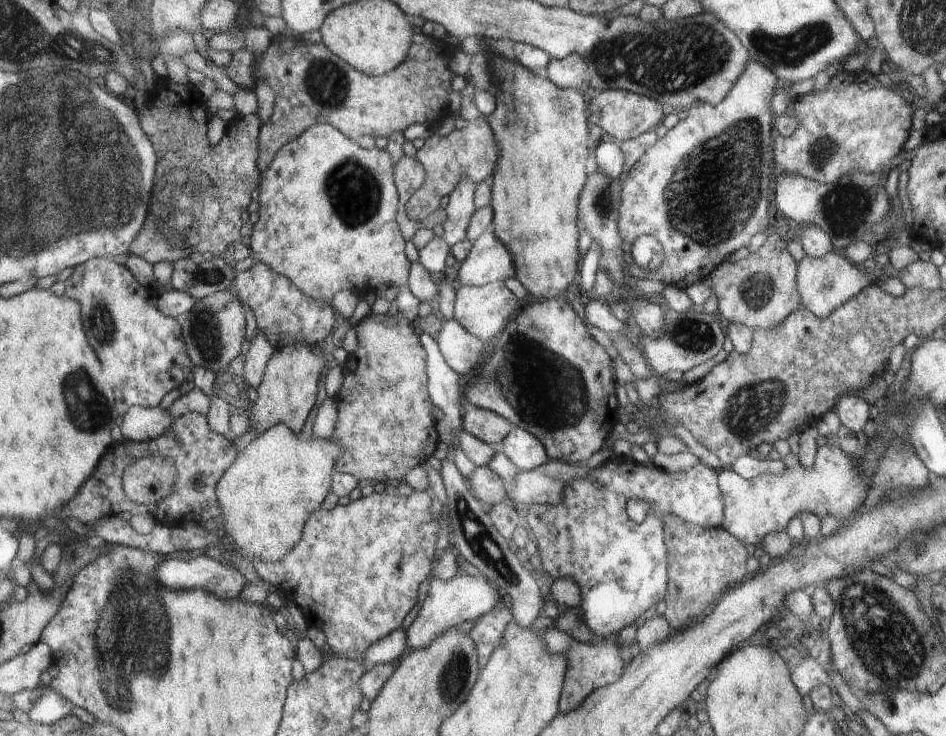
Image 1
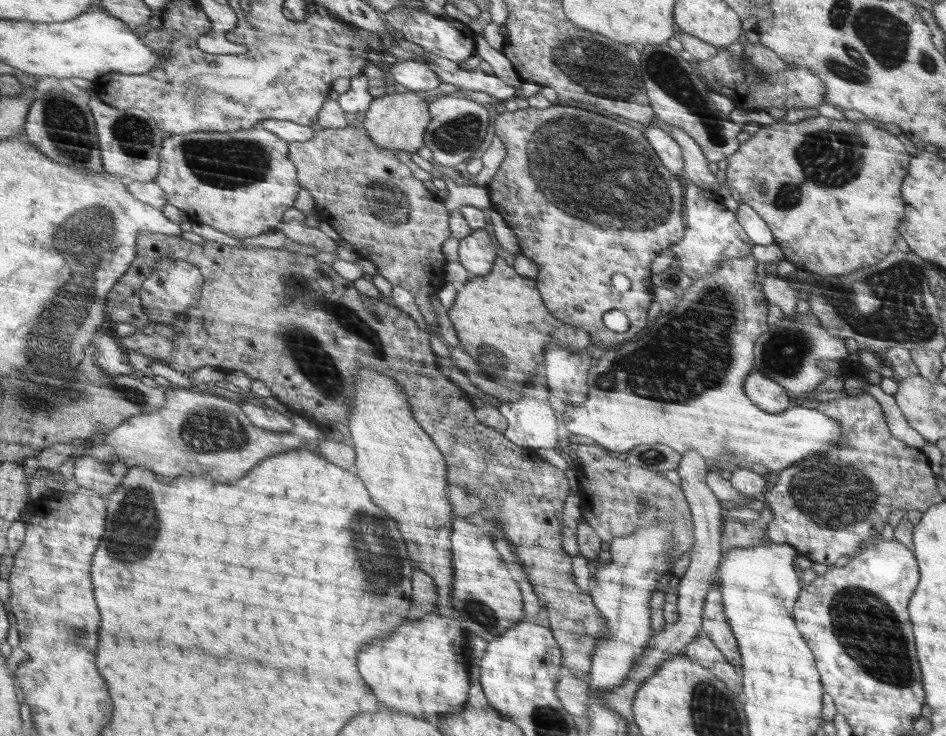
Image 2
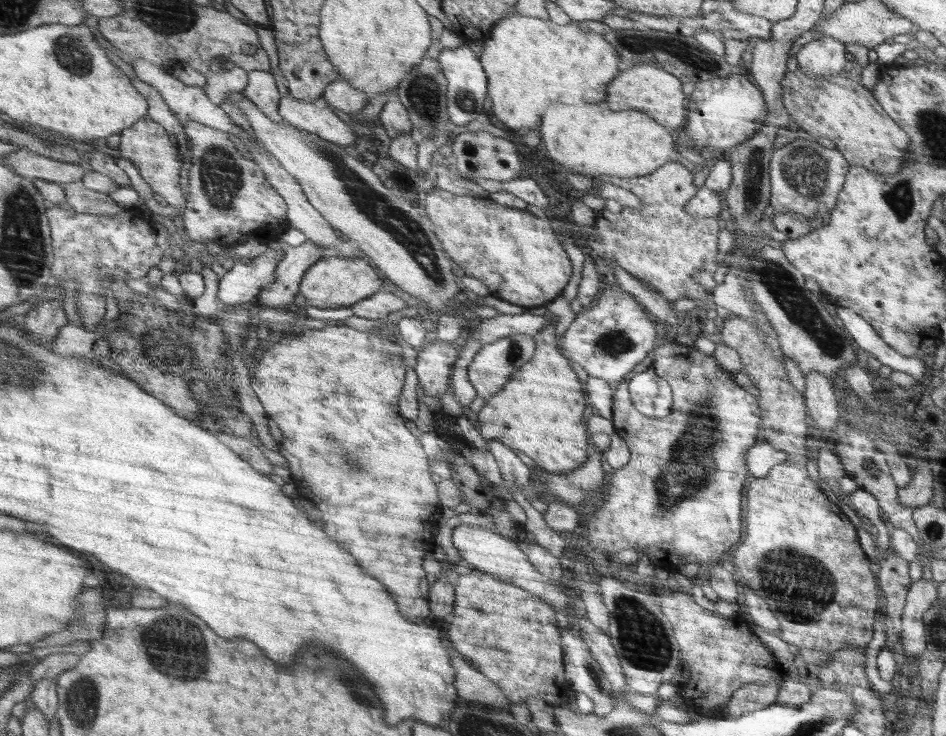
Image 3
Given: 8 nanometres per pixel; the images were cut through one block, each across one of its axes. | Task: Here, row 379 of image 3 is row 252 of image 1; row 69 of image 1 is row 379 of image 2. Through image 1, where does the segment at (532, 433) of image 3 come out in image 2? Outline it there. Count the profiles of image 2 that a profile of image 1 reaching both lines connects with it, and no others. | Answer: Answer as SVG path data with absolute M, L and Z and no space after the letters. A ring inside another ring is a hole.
M502 257L496 259L496 264L490 273L466 281L462 290L457 291L456 299L447 310L447 314L454 324L454 330L460 341L459 346L476 361L492 381L498 382L498 378L504 378L504 380L524 382L526 378L535 376L540 370L541 360L543 362L544 348L550 344L559 344L567 350L583 350L590 345L590 333L556 319L556 316L548 311L546 302L540 296L538 282L530 277L520 276L514 266L510 267Z

